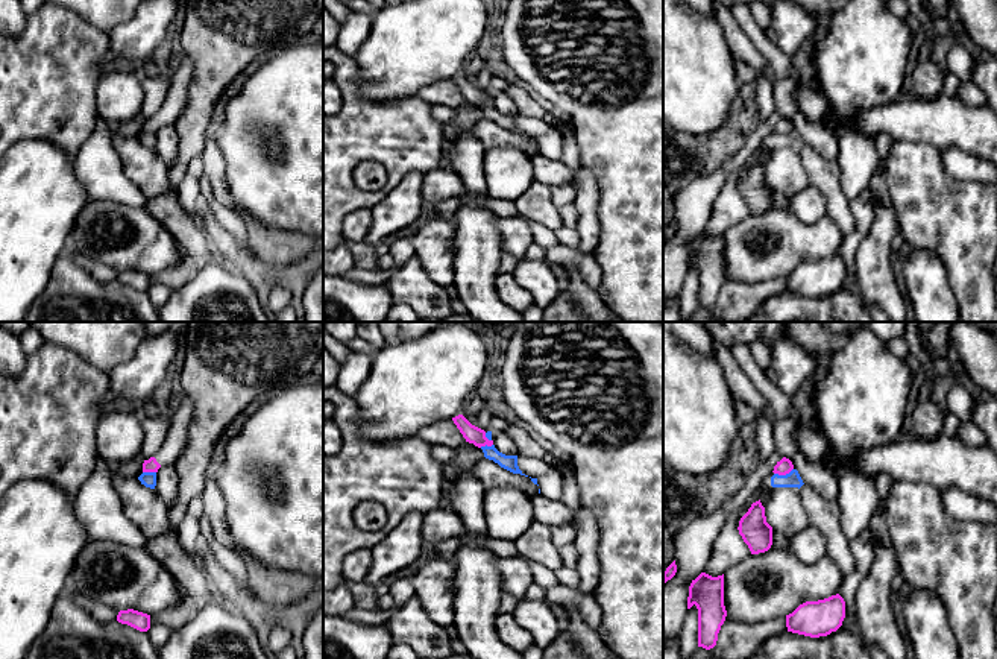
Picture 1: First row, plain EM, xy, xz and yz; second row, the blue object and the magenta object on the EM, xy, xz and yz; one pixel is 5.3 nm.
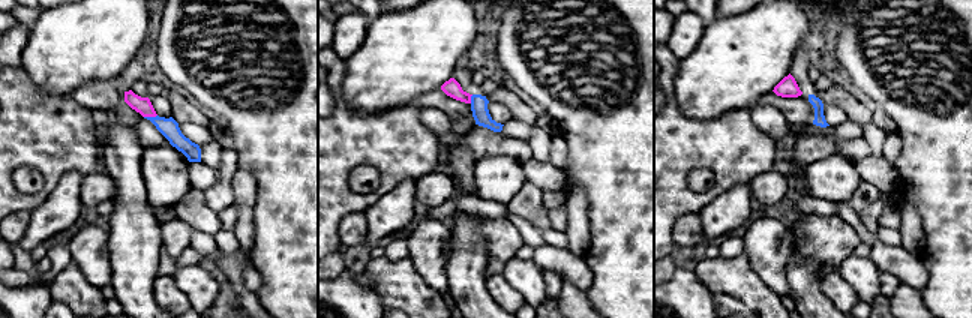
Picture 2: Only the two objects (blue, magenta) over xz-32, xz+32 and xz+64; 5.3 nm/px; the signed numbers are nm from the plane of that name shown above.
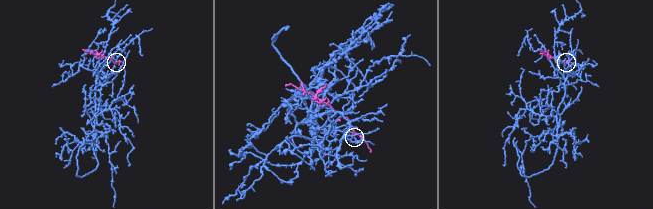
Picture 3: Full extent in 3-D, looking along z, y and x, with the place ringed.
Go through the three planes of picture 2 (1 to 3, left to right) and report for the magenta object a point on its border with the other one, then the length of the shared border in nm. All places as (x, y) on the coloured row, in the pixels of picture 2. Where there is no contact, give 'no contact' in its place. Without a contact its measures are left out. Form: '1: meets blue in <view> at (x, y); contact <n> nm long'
1: meets blue in xz-32 at (150, 117); contact 70 nm long
2: meets blue in xz+32 at (471, 99); contact 50 nm long
3: no contact

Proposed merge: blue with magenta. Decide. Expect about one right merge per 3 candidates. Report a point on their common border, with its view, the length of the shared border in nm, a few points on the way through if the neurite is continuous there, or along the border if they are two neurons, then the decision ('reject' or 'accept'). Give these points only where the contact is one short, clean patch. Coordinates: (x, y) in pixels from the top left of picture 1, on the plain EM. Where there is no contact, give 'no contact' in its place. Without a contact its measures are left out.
contact yz (783, 135); length 110 nm; border yz (792, 128), (785, 134), (774, 134); reject

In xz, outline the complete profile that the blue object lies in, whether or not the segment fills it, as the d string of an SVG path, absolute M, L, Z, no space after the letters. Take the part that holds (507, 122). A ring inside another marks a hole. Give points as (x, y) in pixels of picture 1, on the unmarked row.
M495 105L492 106L481 106L484 117L489 120L493 120L495 123L498 123L501 128L513 132L513 134L521 134L525 135L519 126L517 126L517 115L505 115L502 112L499 112Z

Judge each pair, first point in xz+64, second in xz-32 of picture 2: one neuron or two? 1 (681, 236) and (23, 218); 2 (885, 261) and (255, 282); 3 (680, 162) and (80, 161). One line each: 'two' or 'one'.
1: one
2: one
3: one

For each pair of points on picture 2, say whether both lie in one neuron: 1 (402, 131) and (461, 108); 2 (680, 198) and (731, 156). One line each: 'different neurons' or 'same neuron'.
1: different neurons
2: same neuron

